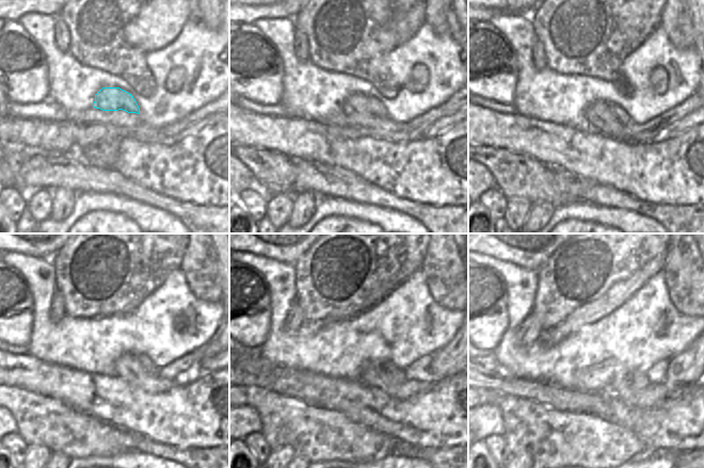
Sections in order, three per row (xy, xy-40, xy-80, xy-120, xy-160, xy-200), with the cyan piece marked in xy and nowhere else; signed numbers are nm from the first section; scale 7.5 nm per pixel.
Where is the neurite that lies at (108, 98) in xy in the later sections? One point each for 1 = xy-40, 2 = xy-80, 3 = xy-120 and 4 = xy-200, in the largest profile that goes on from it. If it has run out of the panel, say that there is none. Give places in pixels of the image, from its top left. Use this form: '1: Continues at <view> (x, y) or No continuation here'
1: Continues at xy-40 (356, 103)
2: Continues at xy-80 (607, 118)
3: Continues at xy-120 (136, 369)
4: Continues at xy-200 (636, 380)

